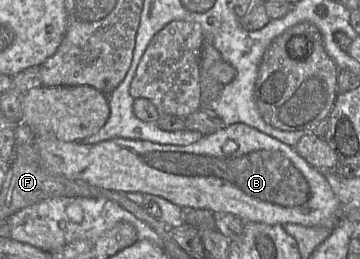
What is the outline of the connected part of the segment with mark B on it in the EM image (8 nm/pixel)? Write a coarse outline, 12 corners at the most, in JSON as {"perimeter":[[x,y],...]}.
{"perimeter":[[235,123],[190,145],[37,136],[52,174],[335,228],[321,171]]}

